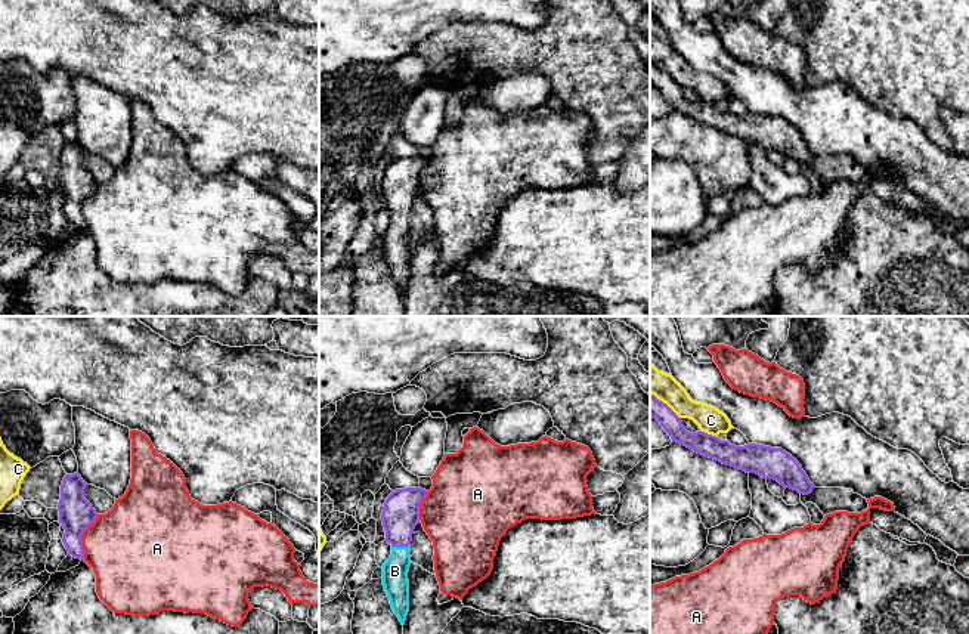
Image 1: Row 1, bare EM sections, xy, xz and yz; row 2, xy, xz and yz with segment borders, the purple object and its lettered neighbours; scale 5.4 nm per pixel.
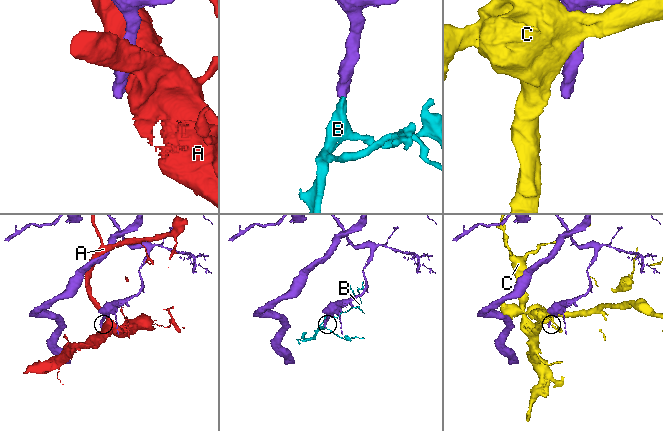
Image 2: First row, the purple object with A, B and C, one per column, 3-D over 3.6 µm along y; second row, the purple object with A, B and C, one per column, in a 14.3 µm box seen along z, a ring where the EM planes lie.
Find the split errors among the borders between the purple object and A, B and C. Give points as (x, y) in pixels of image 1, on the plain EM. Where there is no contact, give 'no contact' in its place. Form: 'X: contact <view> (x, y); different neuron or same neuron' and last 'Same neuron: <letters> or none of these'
A: contact xy (80, 206); different neuron
B: contact xz (401, 215); same neuron
C: contact yz (709, 104); different neuron
Same neuron: B

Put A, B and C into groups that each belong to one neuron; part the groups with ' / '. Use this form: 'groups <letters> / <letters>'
groups A / B / C

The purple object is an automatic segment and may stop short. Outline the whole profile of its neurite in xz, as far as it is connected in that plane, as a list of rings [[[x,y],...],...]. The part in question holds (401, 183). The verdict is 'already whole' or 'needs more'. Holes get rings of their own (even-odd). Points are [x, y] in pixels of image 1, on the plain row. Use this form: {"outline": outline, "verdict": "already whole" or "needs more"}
{"outline": [[[420,155],[396,158],[386,167],[381,182],[386,210],[391,213],[391,223],[381,235],[383,254],[402,294],[409,281],[411,210],[415,195],[421,189],[420,173],[425,166],[427,160]]], "verdict": "needs more"}

